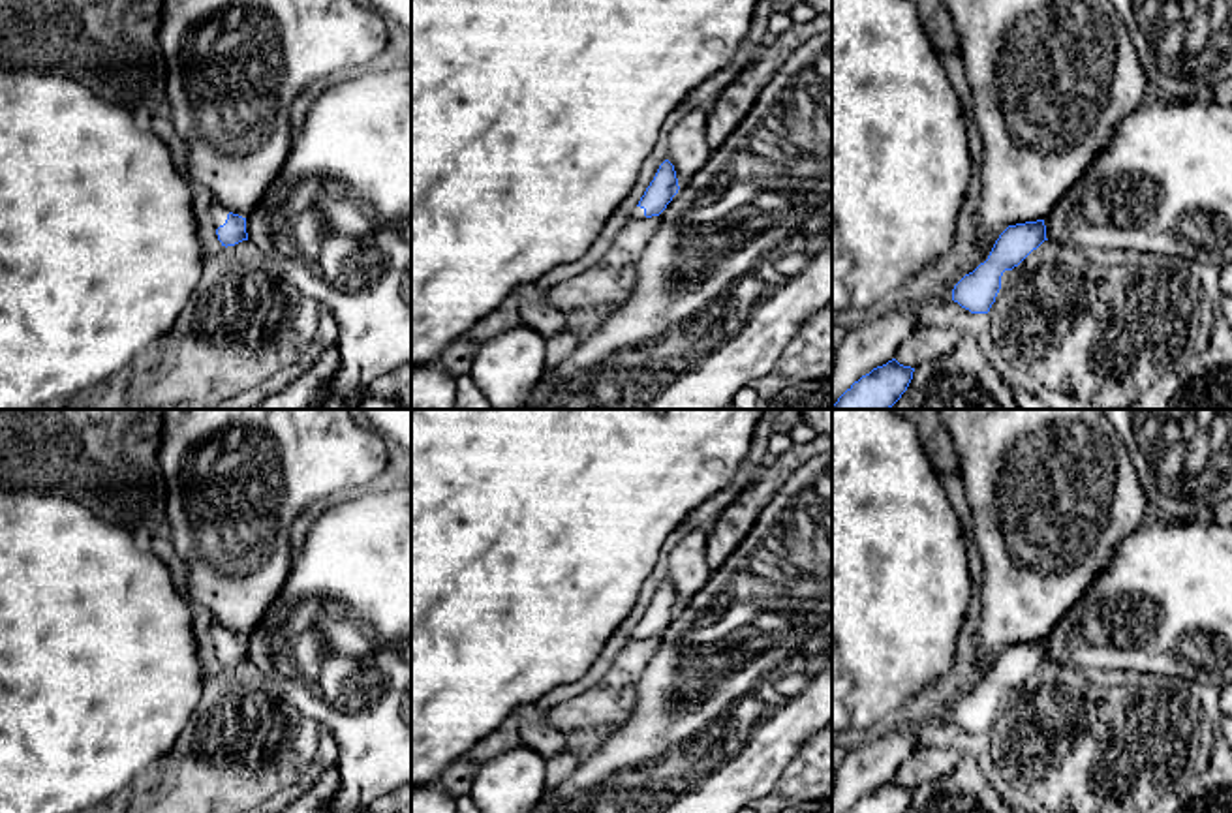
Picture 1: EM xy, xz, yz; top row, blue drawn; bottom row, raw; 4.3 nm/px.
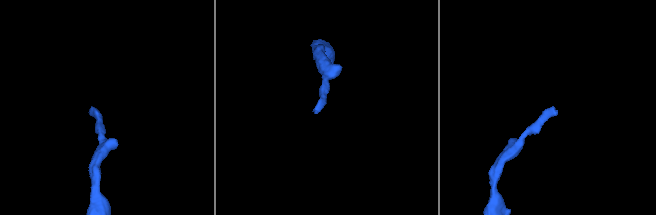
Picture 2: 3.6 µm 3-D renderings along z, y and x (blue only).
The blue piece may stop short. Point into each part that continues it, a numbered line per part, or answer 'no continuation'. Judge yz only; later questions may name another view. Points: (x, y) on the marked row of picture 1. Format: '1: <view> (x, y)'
no continuation

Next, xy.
1: xy (218, 211)

